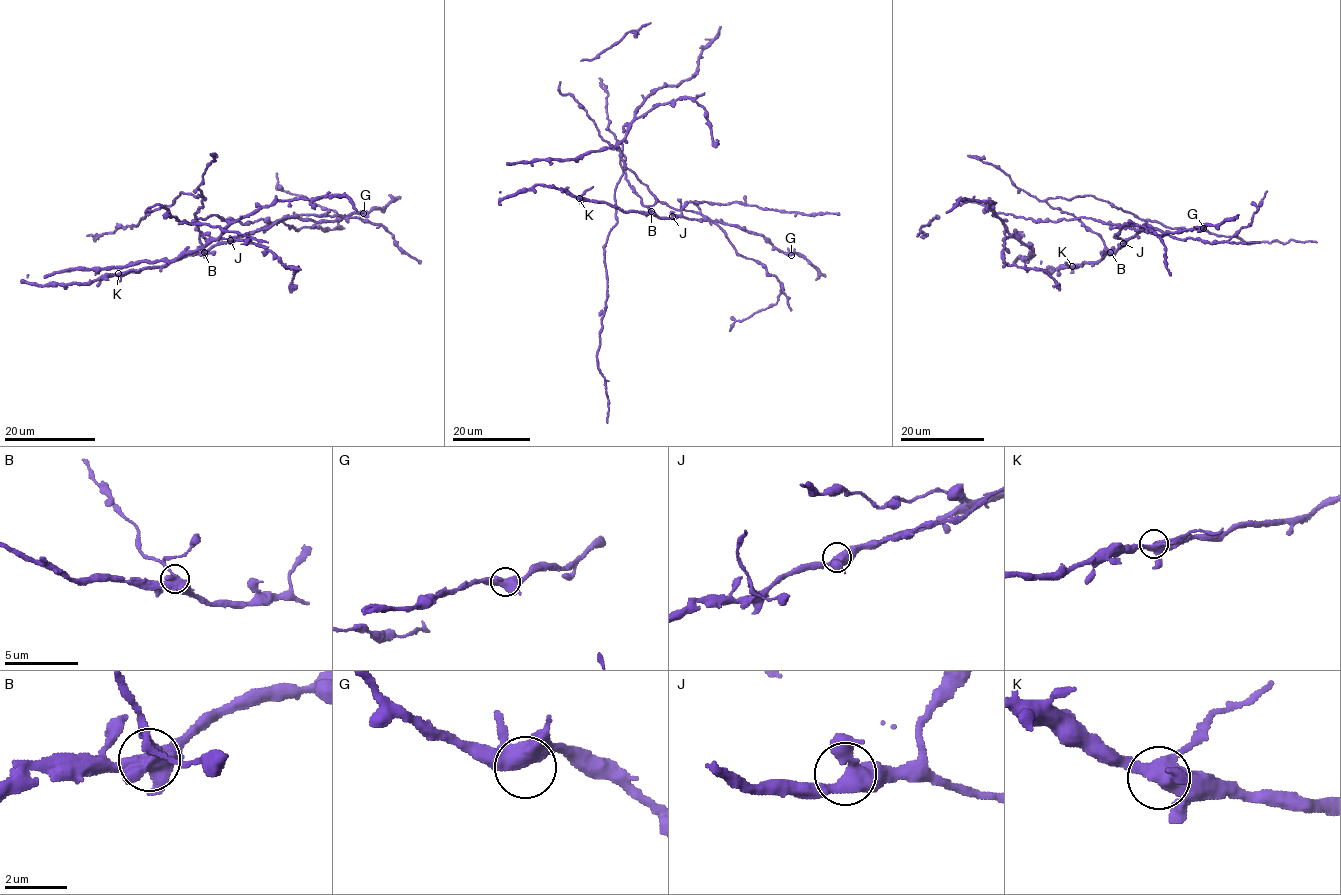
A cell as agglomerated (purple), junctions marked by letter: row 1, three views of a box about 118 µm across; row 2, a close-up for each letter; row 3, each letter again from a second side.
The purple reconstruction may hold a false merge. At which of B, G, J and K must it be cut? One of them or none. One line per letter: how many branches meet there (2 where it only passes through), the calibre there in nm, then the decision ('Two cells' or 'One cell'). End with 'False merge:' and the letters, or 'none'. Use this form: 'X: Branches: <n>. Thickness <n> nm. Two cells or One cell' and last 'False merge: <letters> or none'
B: Branches: 4. Thickness 460 nm. Two cells
G: Branches: 4. Thickness 460 nm. One cell
J: Branches: 4. Thickness 460 nm. One cell
K: Branches: 4. Thickness 400 nm. One cell
False merge: B

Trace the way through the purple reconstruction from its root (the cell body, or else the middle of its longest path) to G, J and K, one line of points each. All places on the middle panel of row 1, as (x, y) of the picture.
G: (659, 216), (738, 225), (762, 234), (776, 248), (791, 255)
J: (659, 216), (672, 216)
K: (659, 216), (624, 212), (606, 202), (579, 198)

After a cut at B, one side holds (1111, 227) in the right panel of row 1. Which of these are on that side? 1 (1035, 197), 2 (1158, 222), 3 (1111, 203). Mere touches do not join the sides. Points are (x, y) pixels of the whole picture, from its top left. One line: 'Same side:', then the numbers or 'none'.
Same side: none

